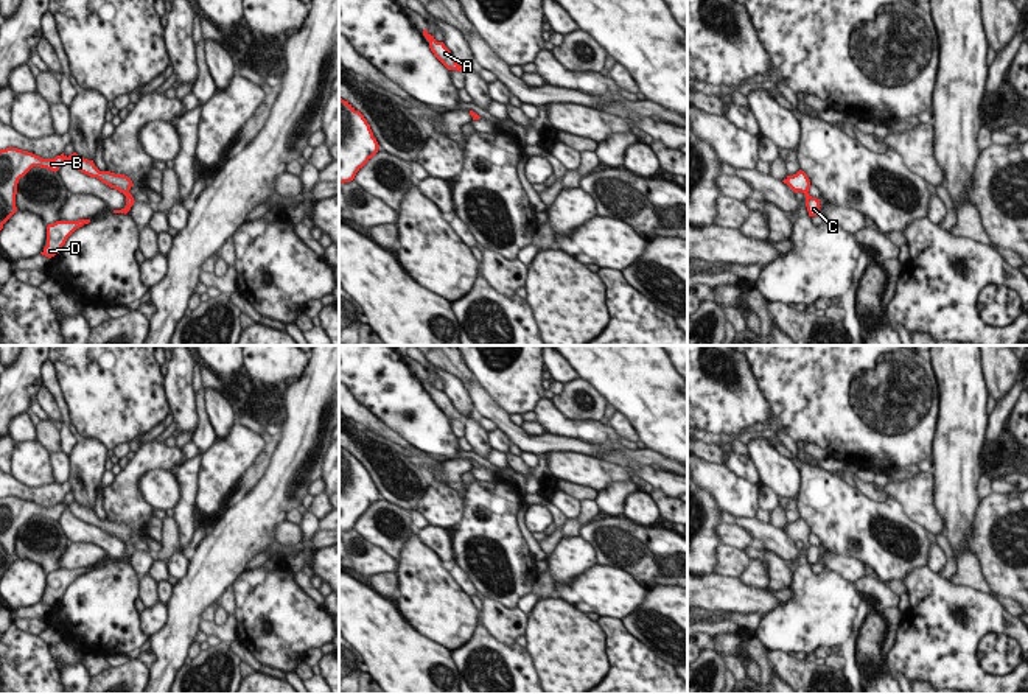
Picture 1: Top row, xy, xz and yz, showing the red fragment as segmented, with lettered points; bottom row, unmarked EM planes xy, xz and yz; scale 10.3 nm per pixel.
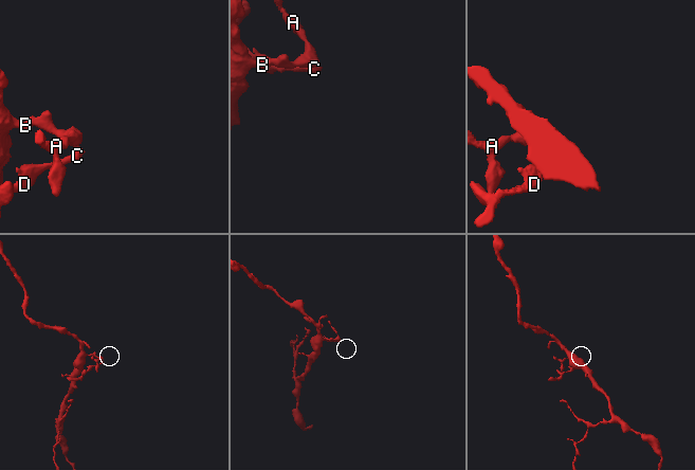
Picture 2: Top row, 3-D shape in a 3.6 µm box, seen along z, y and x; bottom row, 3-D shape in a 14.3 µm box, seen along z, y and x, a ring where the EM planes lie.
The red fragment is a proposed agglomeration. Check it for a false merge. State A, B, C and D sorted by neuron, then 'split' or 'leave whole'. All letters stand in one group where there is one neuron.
A B C D; leave whole

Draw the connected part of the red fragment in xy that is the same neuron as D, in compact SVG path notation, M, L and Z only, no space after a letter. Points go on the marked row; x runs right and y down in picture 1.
M78 219L78 221L56 221L47 226L47 246L40 252L42 255L51 258L61 252L67 238L84 224L89 224L90 219Z

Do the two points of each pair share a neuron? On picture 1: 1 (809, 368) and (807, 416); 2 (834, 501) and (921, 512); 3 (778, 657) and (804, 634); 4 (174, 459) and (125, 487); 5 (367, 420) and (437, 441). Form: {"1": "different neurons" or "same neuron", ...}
{"1": "same neuron", "2": "different neurons", "3": "different neurons", "4": "same neuron", "5": "different neurons"}

